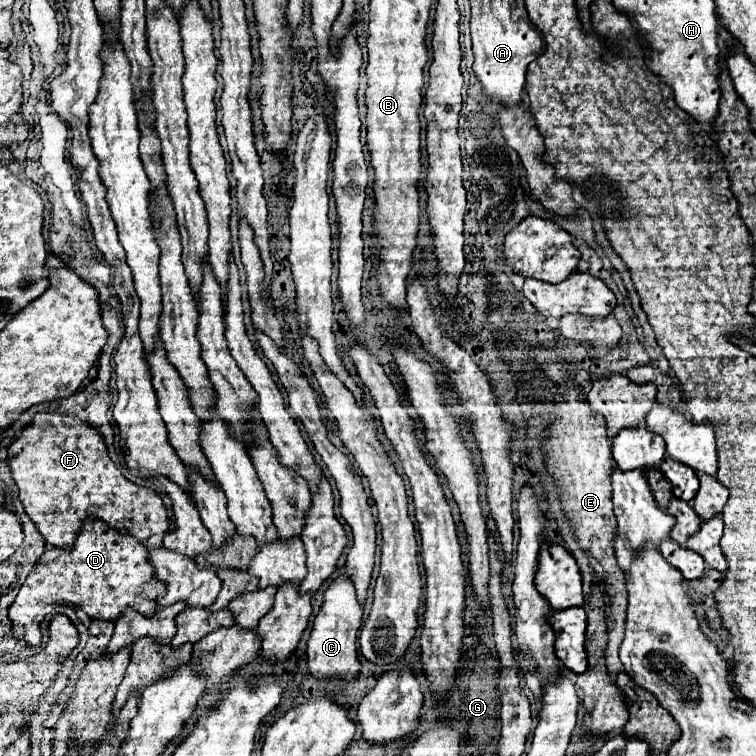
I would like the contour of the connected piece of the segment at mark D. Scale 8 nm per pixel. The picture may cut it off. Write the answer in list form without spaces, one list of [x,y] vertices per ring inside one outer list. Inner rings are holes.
[[[88,517],[84,521],[74,545],[70,549],[46,547],[44,555],[38,559],[38,563],[34,565],[34,569],[22,583],[14,603],[10,605],[10,613],[8,613],[12,619],[12,633],[30,645],[40,645],[40,641],[42,641],[42,633],[38,629],[40,621],[46,615],[50,615],[56,605],[66,605],[66,603],[70,603],[74,607],[82,607],[92,619],[112,619],[114,621],[116,617],[120,617],[120,613],[126,607],[134,607],[136,611],[140,611],[144,615],[152,615],[156,611],[156,599],[164,597],[164,593],[166,593],[166,583],[156,579],[154,569],[146,563],[146,557],[148,557],[148,549],[140,541],[128,534],[119,533],[102,520],[92,520],[92,517]]]

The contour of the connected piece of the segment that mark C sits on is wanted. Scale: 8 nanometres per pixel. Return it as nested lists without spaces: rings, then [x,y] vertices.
[[[346,571],[340,573],[324,591],[322,607],[314,619],[314,629],[308,637],[308,669],[316,677],[334,677],[340,675],[344,679],[352,679],[360,671],[360,655],[356,651],[356,639],[362,625],[362,605],[356,597],[356,587]]]

